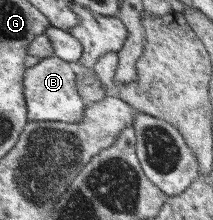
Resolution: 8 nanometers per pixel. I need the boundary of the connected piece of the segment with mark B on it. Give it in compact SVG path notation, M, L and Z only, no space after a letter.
M56 55L46 58L27 69L25 75L25 95L29 119L32 122L68 122L82 121L89 103L79 94L75 64Z

